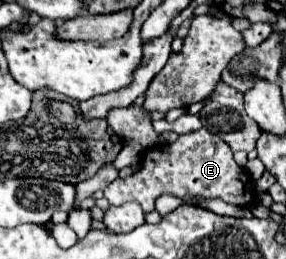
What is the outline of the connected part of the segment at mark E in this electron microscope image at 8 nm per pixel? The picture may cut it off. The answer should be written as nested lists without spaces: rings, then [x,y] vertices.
[[[204,127],[194,133],[180,135],[178,141],[168,147],[146,149],[136,173],[132,173],[126,179],[118,177],[104,189],[104,197],[112,205],[124,205],[136,201],[140,203],[144,213],[154,211],[154,201],[164,193],[172,193],[174,197],[180,197],[188,205],[196,205],[200,199],[222,199],[230,205],[248,207],[254,201],[252,181],[246,169],[242,171],[242,167],[234,161],[232,149],[226,145],[226,141],[222,141],[218,135],[210,133]]]

